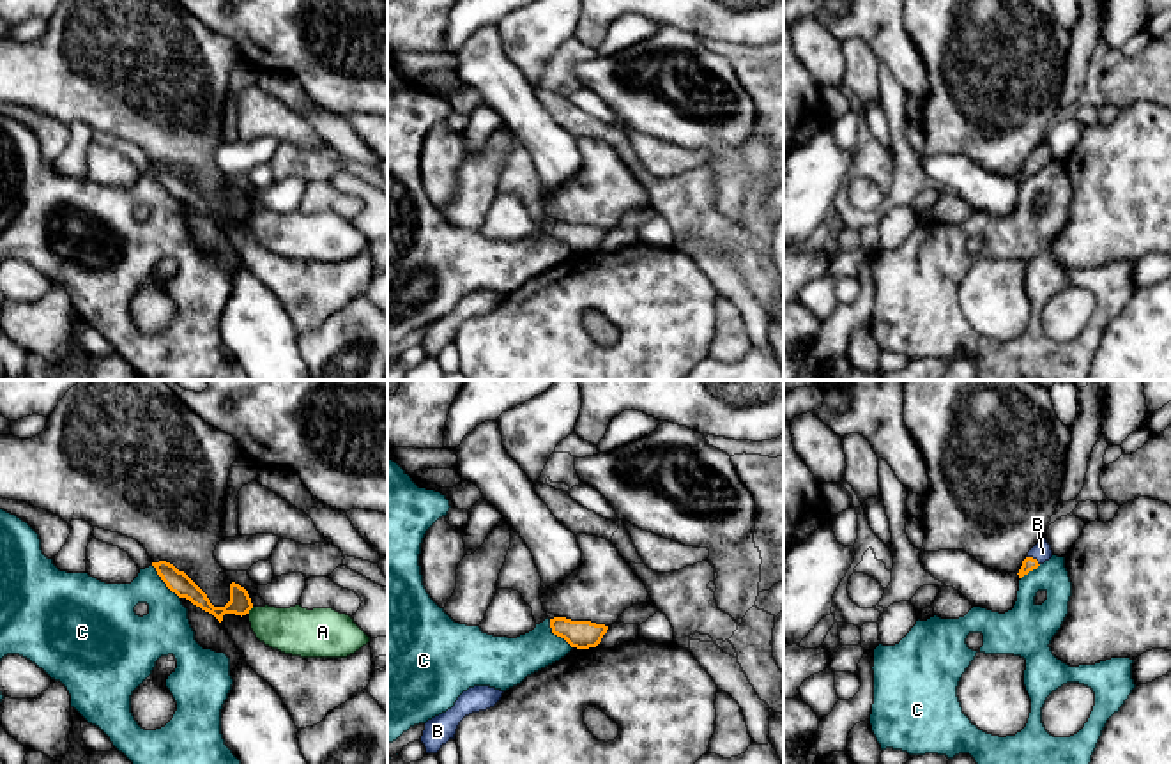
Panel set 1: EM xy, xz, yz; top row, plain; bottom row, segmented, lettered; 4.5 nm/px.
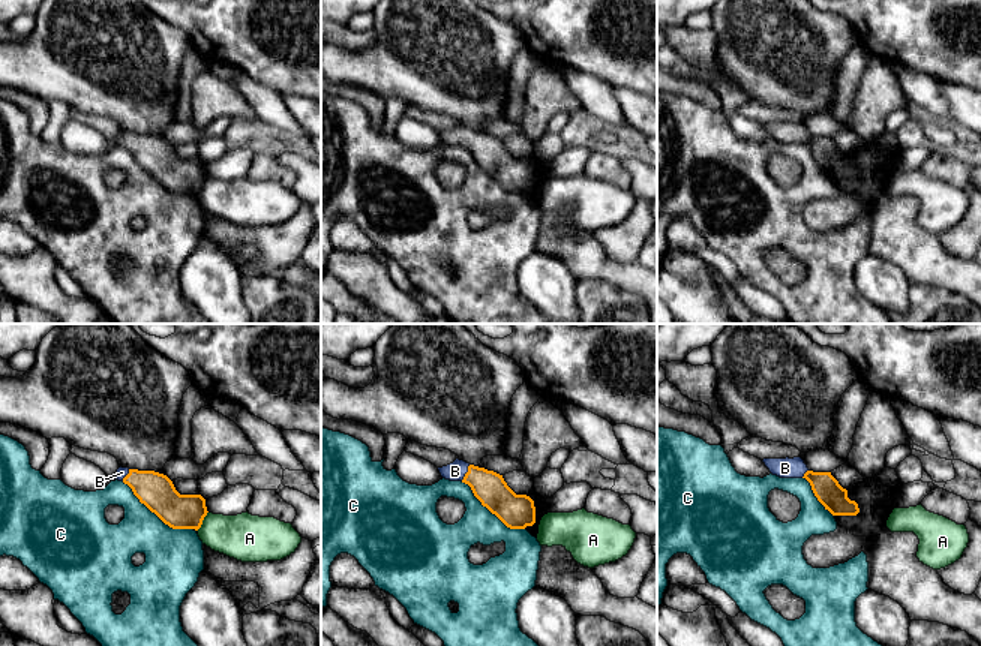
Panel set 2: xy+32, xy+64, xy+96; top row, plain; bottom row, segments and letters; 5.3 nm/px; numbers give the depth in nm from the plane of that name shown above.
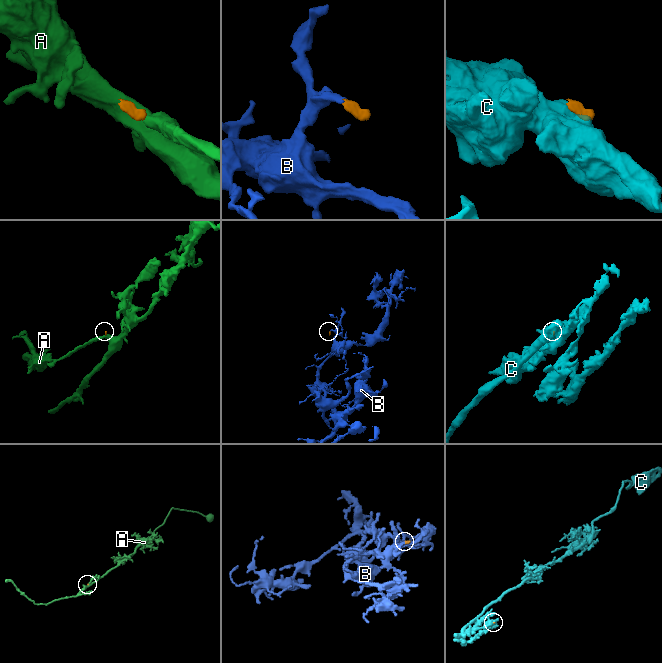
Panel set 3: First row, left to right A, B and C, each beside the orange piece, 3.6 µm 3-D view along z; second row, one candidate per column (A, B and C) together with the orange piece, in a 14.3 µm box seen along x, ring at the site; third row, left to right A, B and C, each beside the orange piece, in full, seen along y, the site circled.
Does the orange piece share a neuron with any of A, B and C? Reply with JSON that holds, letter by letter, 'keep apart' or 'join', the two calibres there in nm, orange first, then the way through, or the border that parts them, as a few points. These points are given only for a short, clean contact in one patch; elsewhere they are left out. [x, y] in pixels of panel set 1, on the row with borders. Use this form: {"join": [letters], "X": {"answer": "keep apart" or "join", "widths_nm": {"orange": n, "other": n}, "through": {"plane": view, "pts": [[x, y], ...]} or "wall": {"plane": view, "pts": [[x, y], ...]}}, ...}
{"join": ["B"], "A": {"answer": "keep apart", "widths_nm": {"orange": 100, "other": 220}, "wall": {"plane": "xy", "pts": [[253, 607], [248, 612]]}}, "B": {"answer": "join", "widths_nm": {"orange": 60, "other": 90}, "through": {"plane": "yz", "pts": [[1028, 565], [1032, 557], [1042, 552]]}}, "C": {"answer": "keep apart", "widths_nm": {"orange": 100, "other": 220}, "wall": {"plane": "xy", "pts": [[153, 565], [160, 579], [179, 598]]}}}

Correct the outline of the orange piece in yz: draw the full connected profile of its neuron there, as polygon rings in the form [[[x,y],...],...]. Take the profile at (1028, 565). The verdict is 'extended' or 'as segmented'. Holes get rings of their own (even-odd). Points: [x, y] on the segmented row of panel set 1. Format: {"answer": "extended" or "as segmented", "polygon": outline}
{"answer": "extended", "polygon": [[[1042,538],[1026,555],[1026,559],[1022,561],[1022,566],[1019,569],[1019,578],[1022,578],[1024,575],[1028,575],[1029,571],[1037,569],[1040,564],[1044,564],[1045,561],[1049,561],[1052,557],[1052,550],[1051,545],[1047,543],[1045,538]]]}

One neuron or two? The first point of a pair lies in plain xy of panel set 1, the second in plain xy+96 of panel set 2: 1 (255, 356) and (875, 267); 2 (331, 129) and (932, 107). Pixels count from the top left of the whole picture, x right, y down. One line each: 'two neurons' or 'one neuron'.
1: one neuron
2: one neuron

